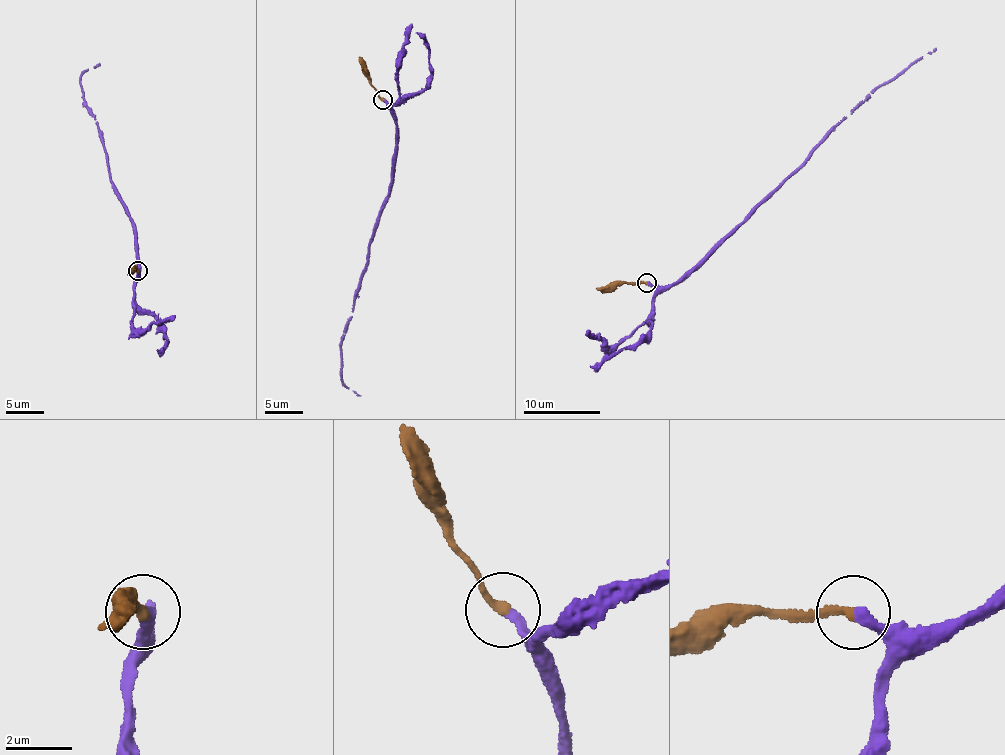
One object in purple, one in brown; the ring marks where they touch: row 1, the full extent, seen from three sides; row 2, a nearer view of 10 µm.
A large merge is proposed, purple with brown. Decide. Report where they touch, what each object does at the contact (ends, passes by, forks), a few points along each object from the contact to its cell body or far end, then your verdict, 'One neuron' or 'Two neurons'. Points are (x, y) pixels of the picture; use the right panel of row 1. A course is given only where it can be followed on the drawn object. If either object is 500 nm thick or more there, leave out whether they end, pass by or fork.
Place: (646, 283). At the ring purple ends. At the ring brown ends. Course of purple: (647, 282), (652, 286), (668, 286), (688, 272), (734, 231), (869, 95), (936, 48). Course of brown: (647, 282), (615, 282), (595, 288). One neuron

